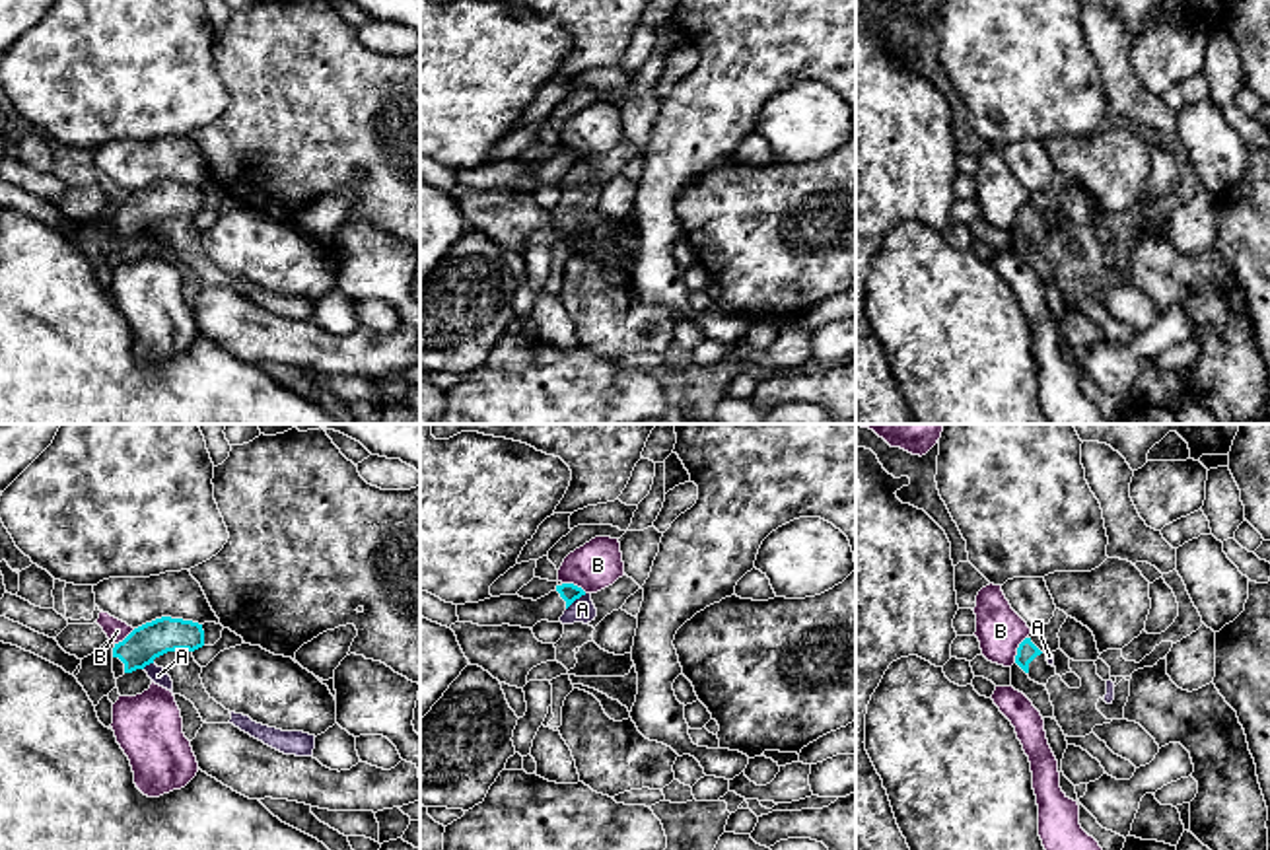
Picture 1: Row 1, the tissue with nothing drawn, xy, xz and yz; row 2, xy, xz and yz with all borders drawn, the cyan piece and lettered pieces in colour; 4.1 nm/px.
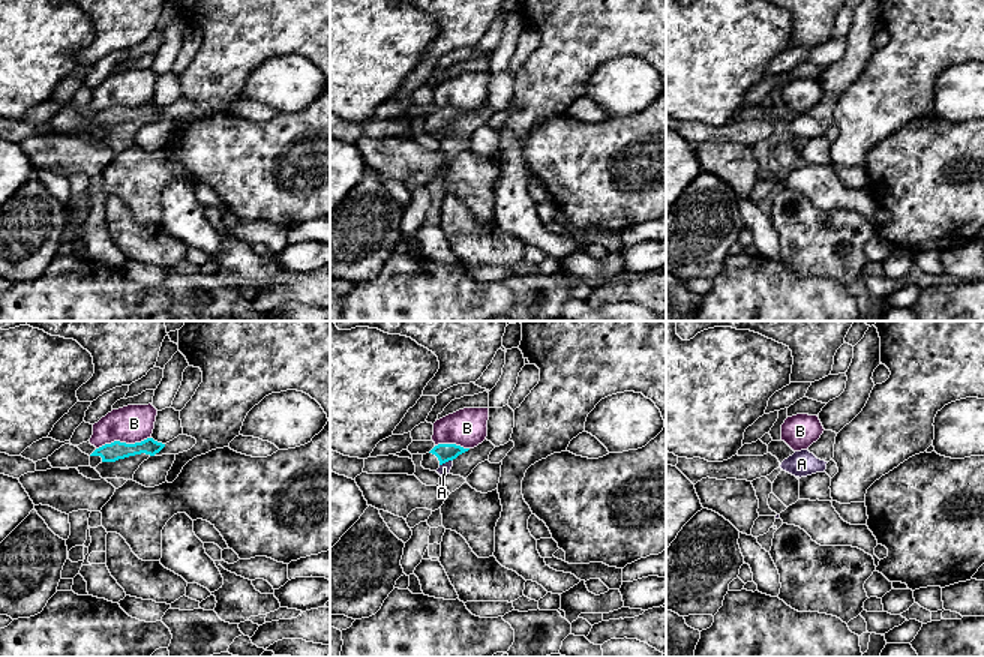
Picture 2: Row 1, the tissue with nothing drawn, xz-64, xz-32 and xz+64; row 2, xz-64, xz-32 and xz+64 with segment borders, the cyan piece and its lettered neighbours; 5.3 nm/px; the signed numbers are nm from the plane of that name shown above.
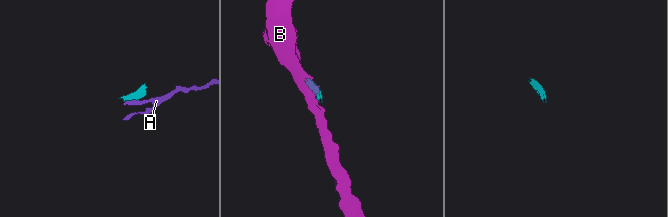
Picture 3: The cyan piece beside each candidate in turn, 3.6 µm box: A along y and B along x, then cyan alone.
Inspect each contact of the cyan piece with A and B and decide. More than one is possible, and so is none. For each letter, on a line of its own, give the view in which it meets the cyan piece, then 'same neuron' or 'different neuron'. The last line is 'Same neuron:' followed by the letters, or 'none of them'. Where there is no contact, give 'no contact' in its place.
A: meets cyan in xz; different neuron
B: meets cyan in yz; different neuron
Same neuron: none of them

